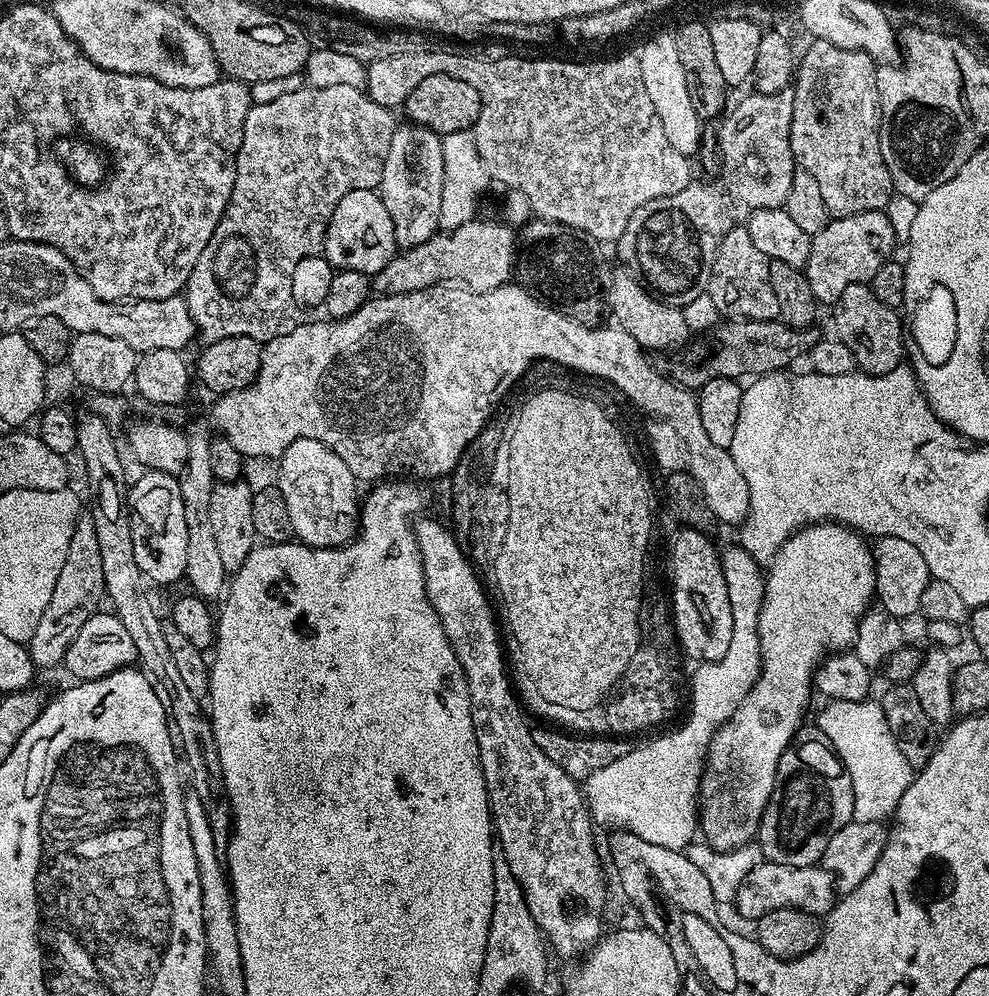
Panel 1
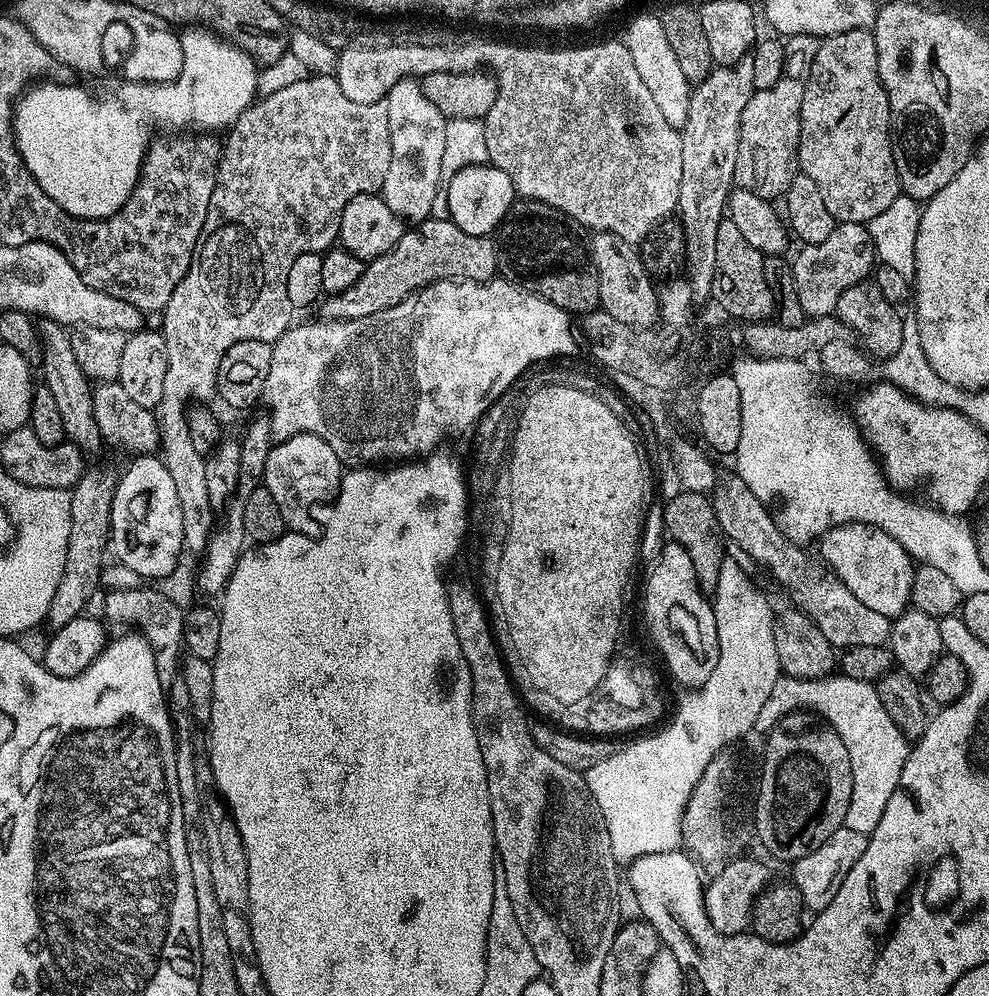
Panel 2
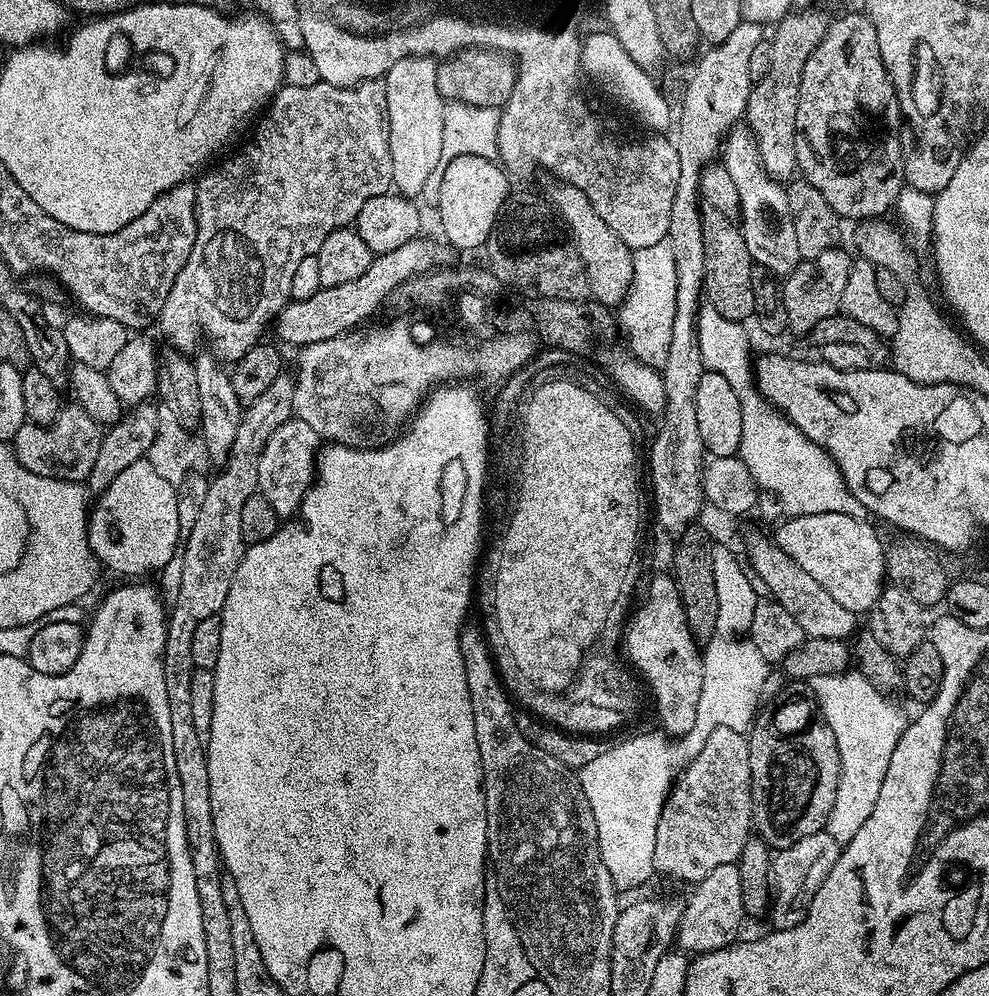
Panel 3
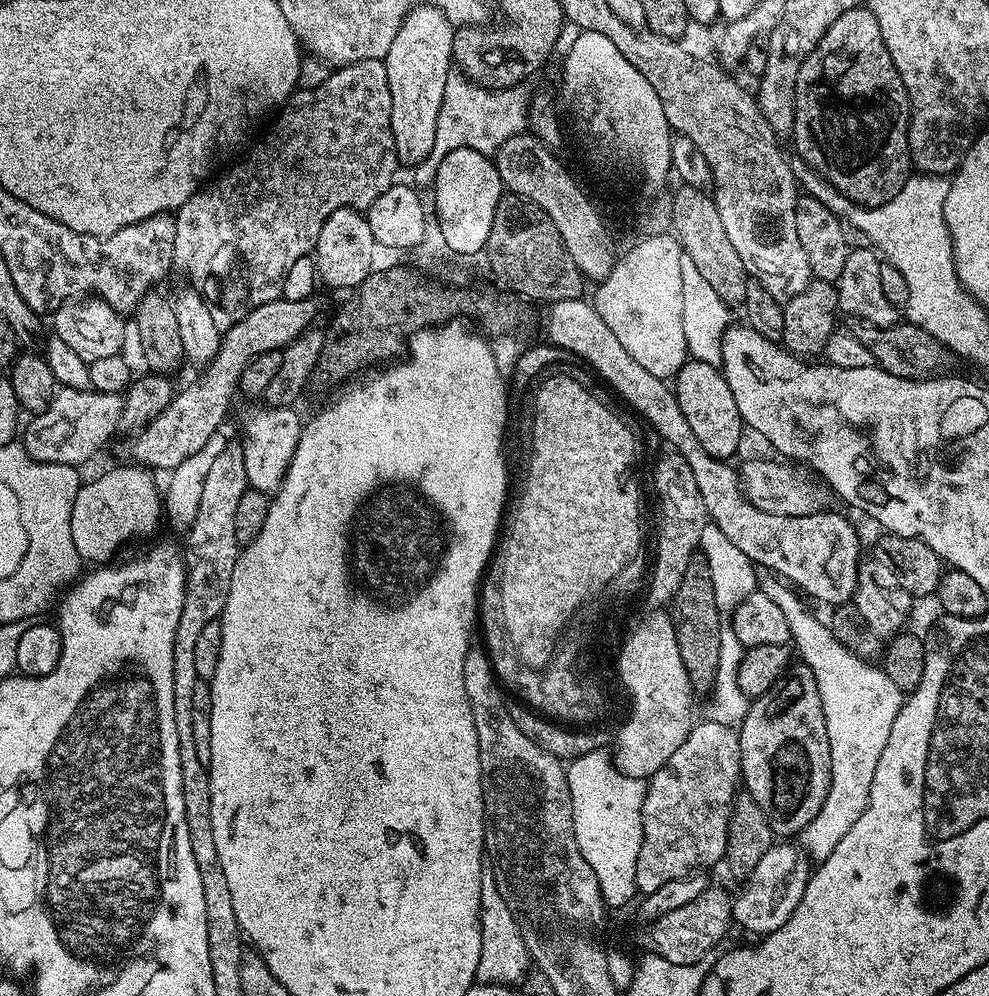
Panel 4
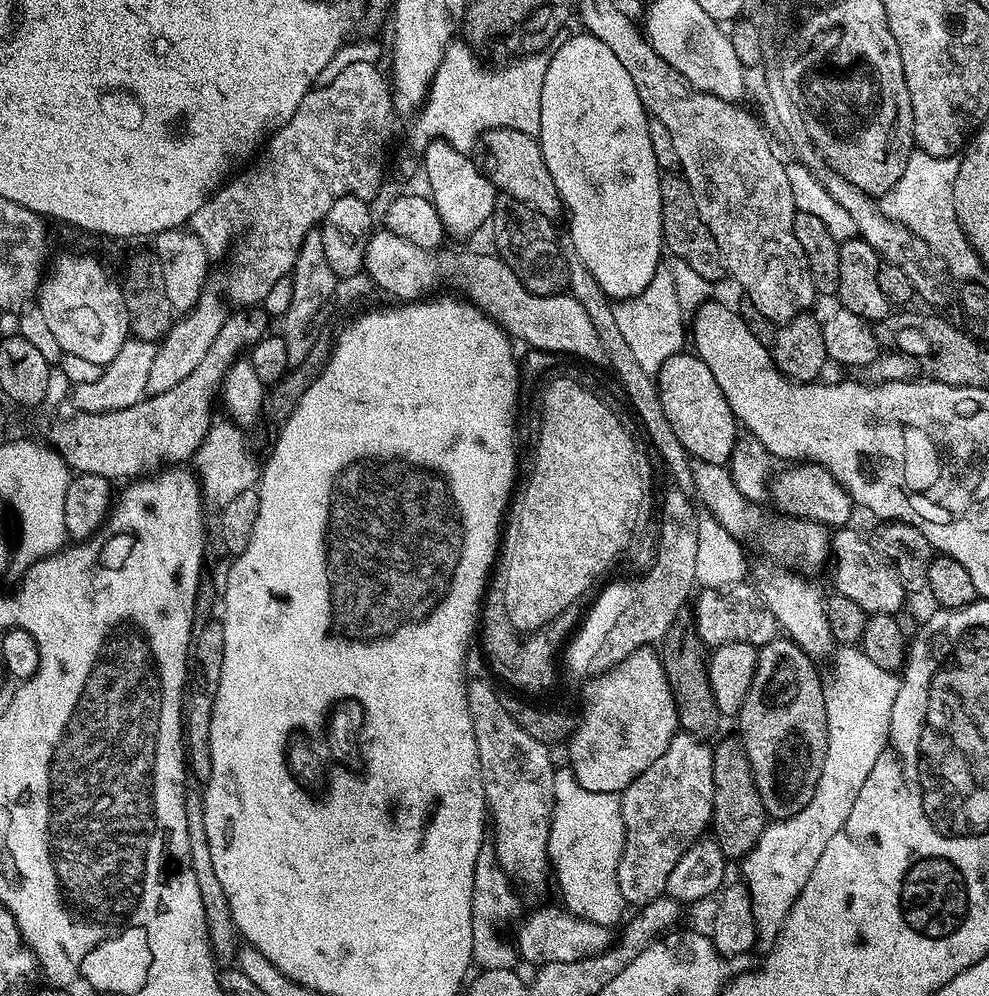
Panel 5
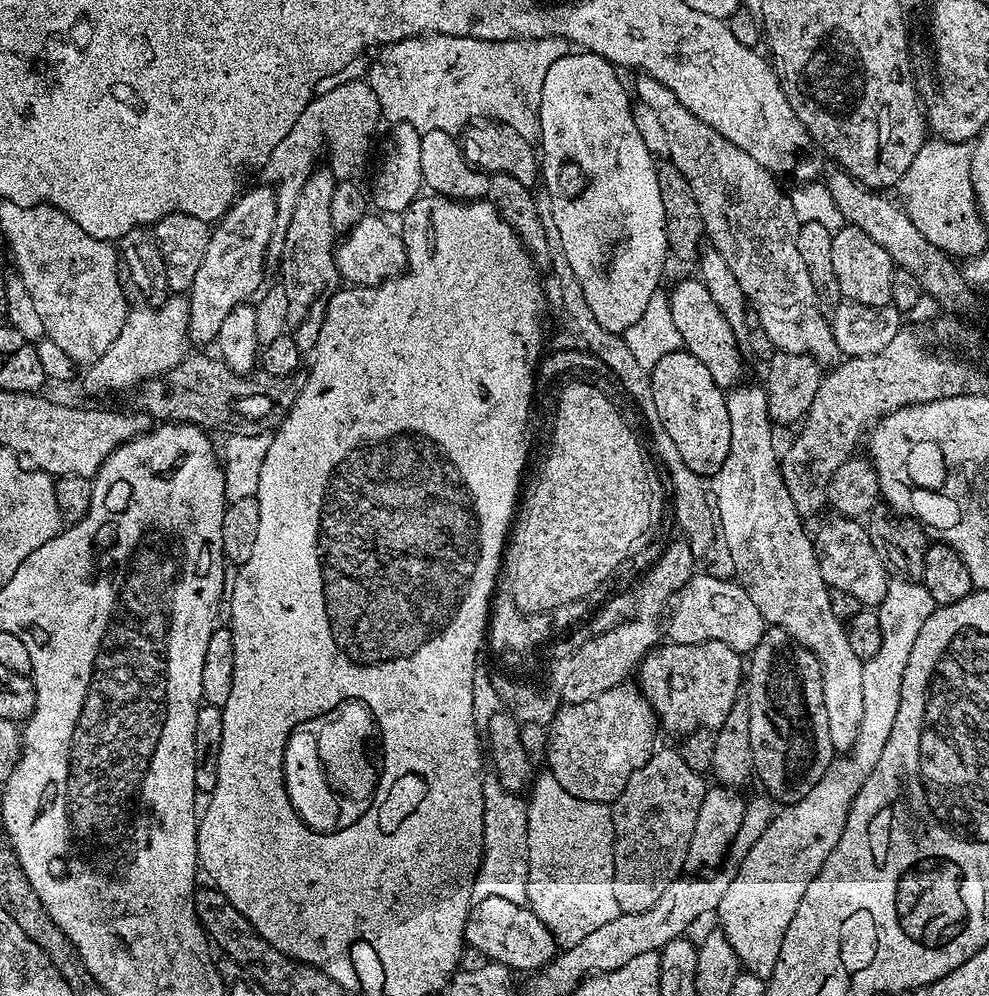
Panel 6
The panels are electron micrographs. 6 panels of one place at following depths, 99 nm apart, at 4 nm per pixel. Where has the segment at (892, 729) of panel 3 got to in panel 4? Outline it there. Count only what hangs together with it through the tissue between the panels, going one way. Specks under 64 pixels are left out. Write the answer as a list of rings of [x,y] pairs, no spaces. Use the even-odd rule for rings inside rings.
[[[757,567],[756,583],[758,591],[766,594],[766,598],[774,598],[782,614],[786,614],[792,635],[791,643],[799,655],[800,652],[804,655],[803,663],[814,674],[814,682],[818,682],[818,694],[822,698],[826,734],[830,742],[830,770],[832,776],[844,776],[832,780],[832,785],[844,792],[844,816],[840,824],[834,828],[818,819],[818,824],[814,826],[816,840],[808,838],[806,842],[804,832],[798,836],[803,851],[813,861],[819,862],[836,851],[838,842],[842,842],[854,822],[858,822],[858,818],[862,818],[862,814],[868,810],[870,782],[876,780],[874,770],[878,768],[878,758],[884,756],[882,749],[890,739],[890,726],[894,726],[894,718],[900,716],[900,708],[906,696],[898,686],[894,686],[894,682],[890,682],[883,667],[856,656],[834,636],[824,620],[822,622],[814,613],[807,612],[803,604],[805,601],[775,572]]]

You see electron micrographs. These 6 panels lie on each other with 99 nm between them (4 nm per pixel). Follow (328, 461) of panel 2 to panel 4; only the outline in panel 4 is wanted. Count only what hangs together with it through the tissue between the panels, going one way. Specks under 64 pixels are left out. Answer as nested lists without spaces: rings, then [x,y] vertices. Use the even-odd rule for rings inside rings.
[[[260,408],[250,409],[242,420],[242,438],[240,445],[243,450],[246,478],[249,487],[264,495],[273,495],[281,486],[281,479],[293,458],[298,438],[304,425],[303,417],[291,408]]]

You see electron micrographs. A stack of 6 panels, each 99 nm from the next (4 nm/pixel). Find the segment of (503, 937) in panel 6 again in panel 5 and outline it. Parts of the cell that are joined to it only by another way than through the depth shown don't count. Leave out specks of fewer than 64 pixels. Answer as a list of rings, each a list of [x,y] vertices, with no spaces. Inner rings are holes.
[[[563,906],[536,908],[521,922],[520,929],[514,935],[514,947],[519,959],[529,960],[532,966],[574,962],[584,956],[594,956],[605,951],[610,944],[607,930],[603,923],[585,920]]]

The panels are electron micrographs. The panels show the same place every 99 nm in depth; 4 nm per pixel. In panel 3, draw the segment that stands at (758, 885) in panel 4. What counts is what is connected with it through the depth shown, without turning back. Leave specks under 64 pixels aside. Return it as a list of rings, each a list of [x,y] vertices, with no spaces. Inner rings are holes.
[[[827,830],[818,834],[810,834],[810,838],[802,838],[802,842],[794,842],[794,846],[779,849],[772,857],[771,877],[774,895],[770,905],[773,929],[793,928],[804,920],[808,903],[814,894],[828,879],[832,867],[842,858],[842,845]]]

